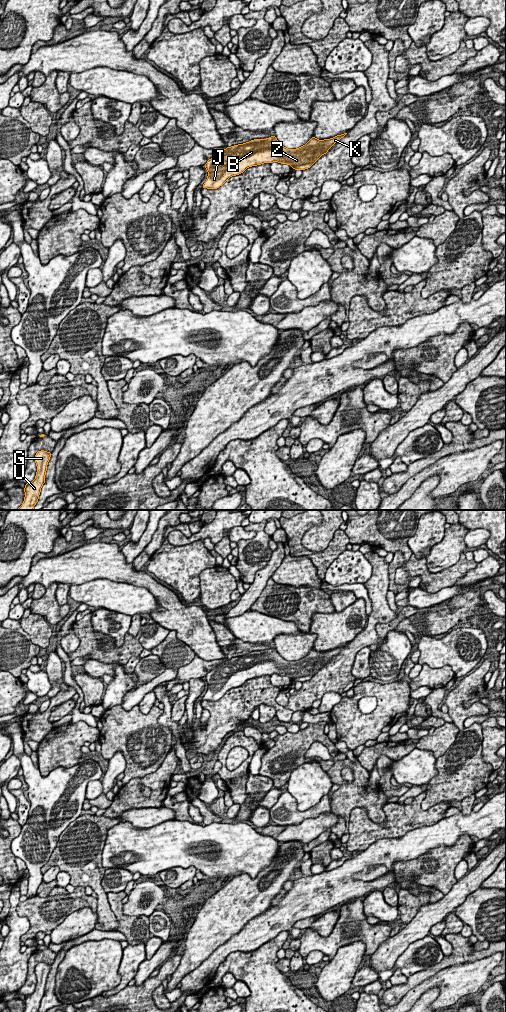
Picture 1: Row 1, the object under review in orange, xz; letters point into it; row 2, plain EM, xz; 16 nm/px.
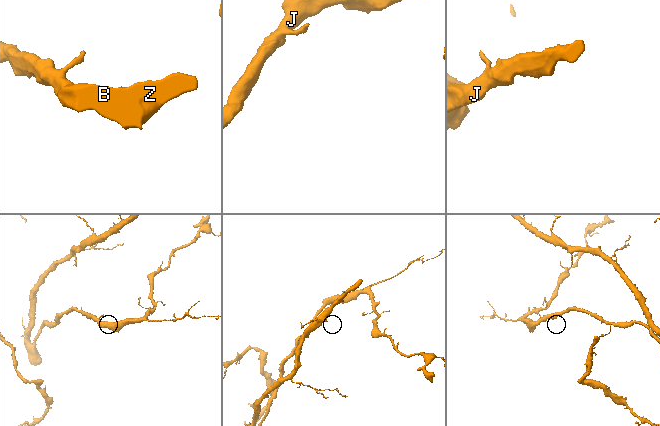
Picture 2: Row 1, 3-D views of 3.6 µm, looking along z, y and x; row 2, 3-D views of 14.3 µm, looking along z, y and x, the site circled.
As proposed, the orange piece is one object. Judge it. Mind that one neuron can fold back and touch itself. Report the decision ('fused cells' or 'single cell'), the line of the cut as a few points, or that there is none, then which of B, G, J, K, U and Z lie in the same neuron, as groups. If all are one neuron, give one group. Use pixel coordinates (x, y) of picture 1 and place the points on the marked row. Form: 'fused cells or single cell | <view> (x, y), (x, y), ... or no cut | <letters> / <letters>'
single cell | no cut | B G J K U Z

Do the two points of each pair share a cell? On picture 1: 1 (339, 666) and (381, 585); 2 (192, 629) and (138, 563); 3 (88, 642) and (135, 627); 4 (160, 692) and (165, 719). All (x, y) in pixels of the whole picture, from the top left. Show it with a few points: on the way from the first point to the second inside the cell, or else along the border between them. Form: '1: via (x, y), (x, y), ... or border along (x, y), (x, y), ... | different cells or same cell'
1: via (355, 646), (370, 631), (379, 605) | same cell
2: border along (132, 563), (135, 569), (140, 570) | different cells
3: border along (140, 629), (134, 636), (128, 633) | different cells
4: via (164, 699), (166, 701), (166, 712) | same cell

